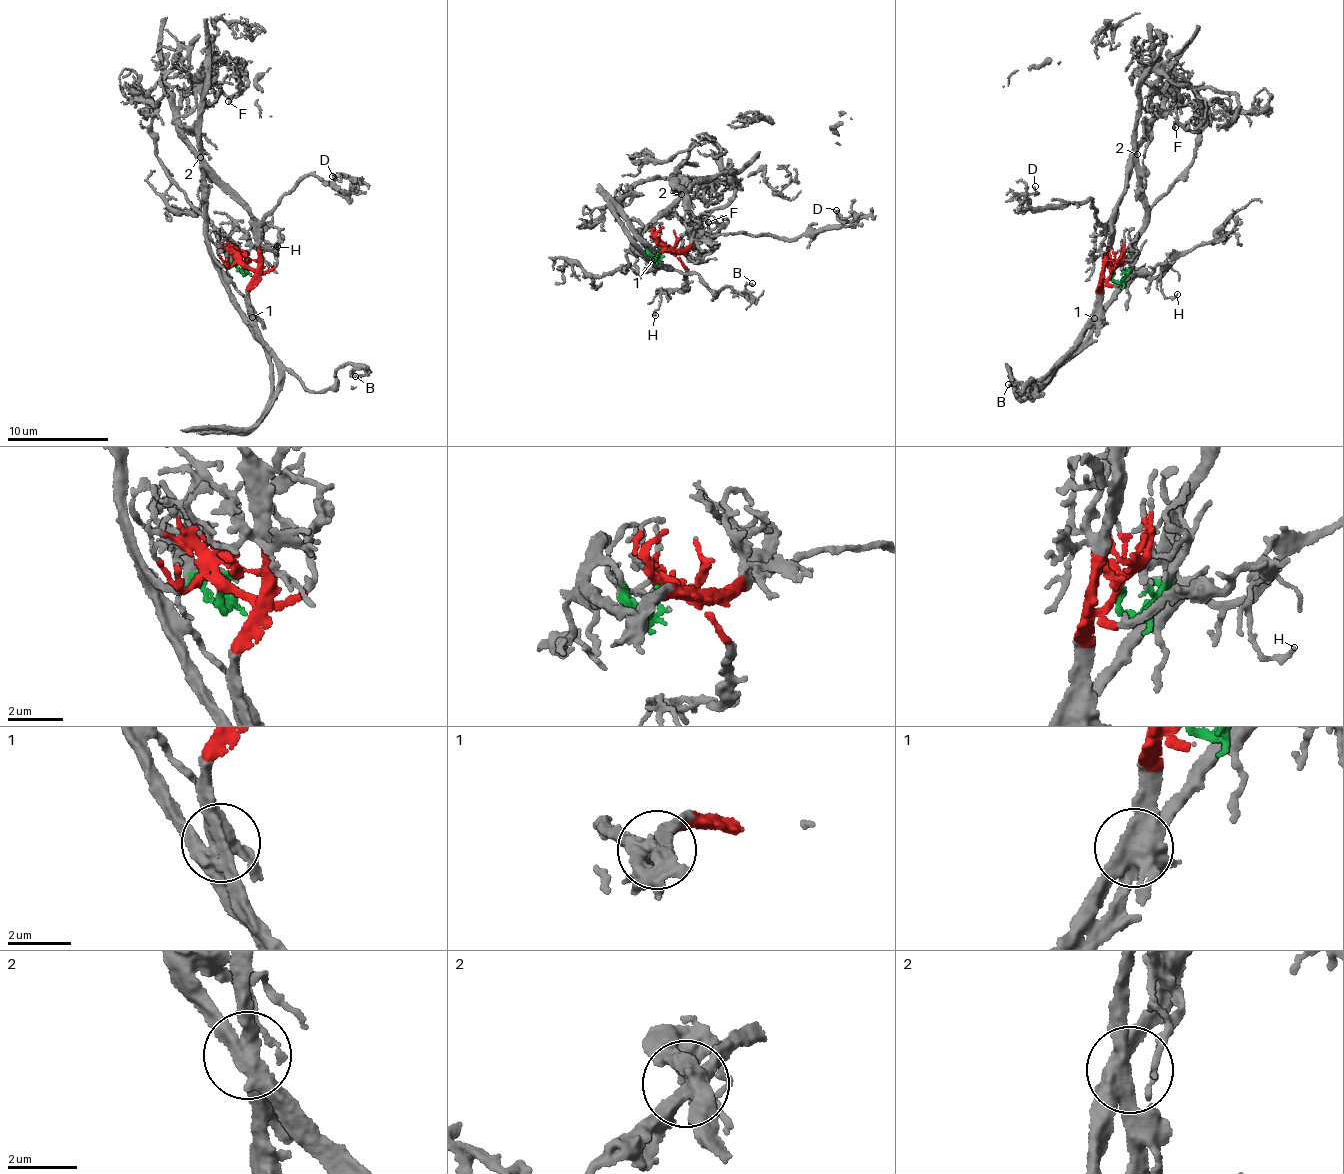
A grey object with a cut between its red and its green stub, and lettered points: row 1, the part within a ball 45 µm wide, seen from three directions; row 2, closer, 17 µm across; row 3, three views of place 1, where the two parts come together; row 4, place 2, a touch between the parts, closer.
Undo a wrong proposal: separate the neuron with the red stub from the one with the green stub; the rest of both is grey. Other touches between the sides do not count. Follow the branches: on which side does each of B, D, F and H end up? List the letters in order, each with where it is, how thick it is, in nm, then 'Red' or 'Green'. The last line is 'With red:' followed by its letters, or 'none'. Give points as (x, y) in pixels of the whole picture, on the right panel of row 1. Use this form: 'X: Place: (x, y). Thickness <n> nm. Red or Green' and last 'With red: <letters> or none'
B: Place: (1008, 384). Thickness 140 nm. Red
D: Place: (1035, 186). Thickness 140 nm. Red
F: Place: (1175, 127). Thickness 170 nm. Green
H: Place: (1177, 294). Thickness 190 nm. Red
With red: B, D, H

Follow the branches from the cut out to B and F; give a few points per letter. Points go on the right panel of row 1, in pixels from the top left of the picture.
B: (1112, 272), (1103, 280), (1096, 313), (1080, 341), (1030, 386), (1032, 393), (1030, 378), (1007, 383)
F: (1112, 272), (1126, 275), (1145, 219), (1135, 117), (1138, 85), (1153, 70), (1190, 90), (1176, 127)

